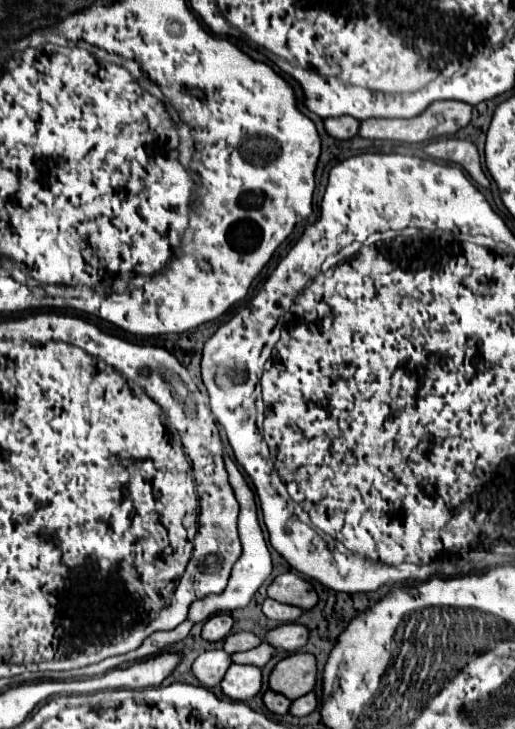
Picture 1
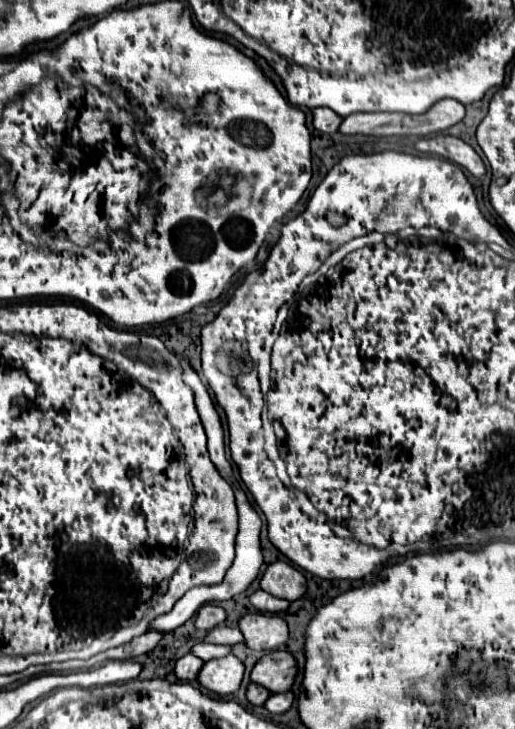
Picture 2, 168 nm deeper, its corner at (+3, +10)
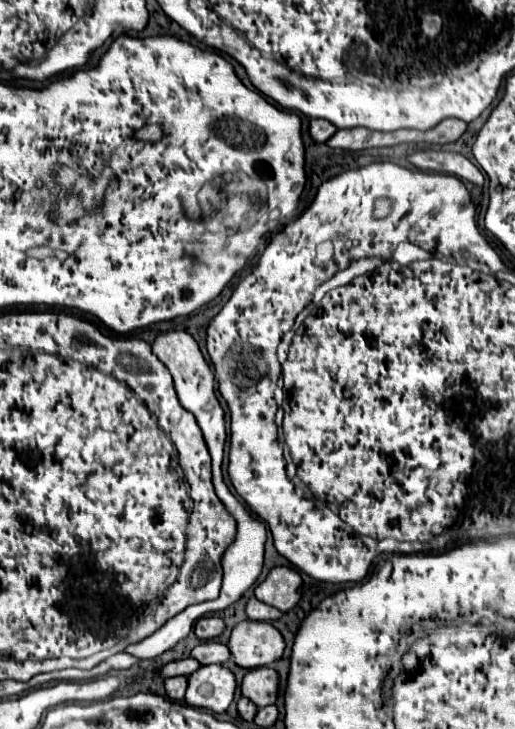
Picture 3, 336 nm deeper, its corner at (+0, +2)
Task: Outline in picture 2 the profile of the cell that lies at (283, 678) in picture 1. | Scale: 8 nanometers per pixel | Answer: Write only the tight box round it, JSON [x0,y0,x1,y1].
[250,651,296,693]

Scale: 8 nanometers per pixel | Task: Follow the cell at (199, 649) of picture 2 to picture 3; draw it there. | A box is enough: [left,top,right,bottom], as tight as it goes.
[159,657,199,677]

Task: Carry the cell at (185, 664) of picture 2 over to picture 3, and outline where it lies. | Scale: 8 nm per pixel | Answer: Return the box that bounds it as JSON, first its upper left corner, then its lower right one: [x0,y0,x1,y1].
[165,675,187,701]

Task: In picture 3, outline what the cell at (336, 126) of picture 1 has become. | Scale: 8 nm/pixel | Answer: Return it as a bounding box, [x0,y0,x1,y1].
[309,119,337,143]

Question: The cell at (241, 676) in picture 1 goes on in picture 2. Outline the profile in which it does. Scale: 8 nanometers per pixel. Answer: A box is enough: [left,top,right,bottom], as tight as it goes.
[198,655,244,697]

